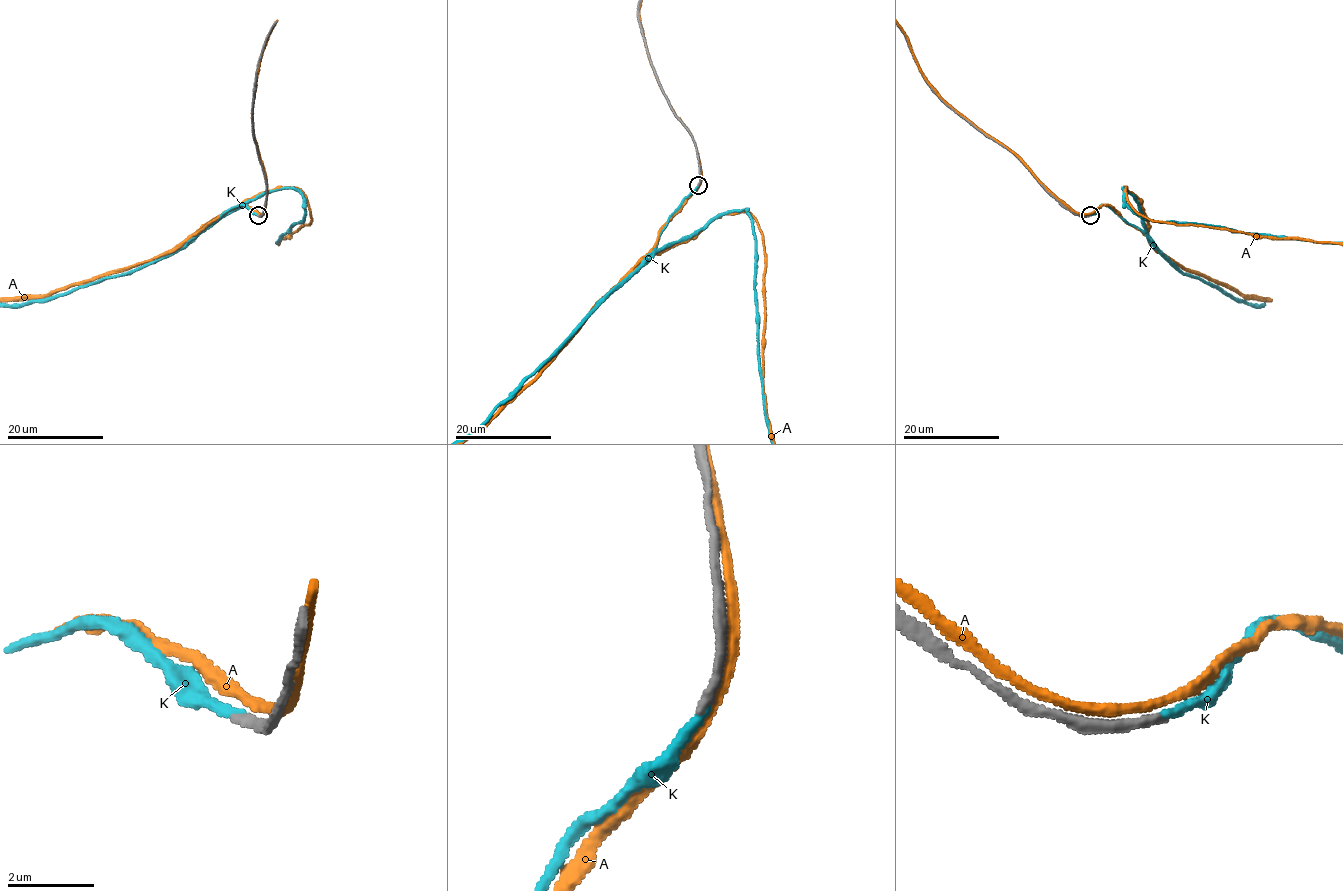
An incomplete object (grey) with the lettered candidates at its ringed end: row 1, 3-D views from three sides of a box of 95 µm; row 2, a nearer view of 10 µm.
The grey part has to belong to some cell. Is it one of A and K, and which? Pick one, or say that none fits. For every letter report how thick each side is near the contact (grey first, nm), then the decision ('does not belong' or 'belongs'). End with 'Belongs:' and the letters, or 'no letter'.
A: 280/240 nm | does not belong
K: 240/190 nm | belongs
Belongs: K

